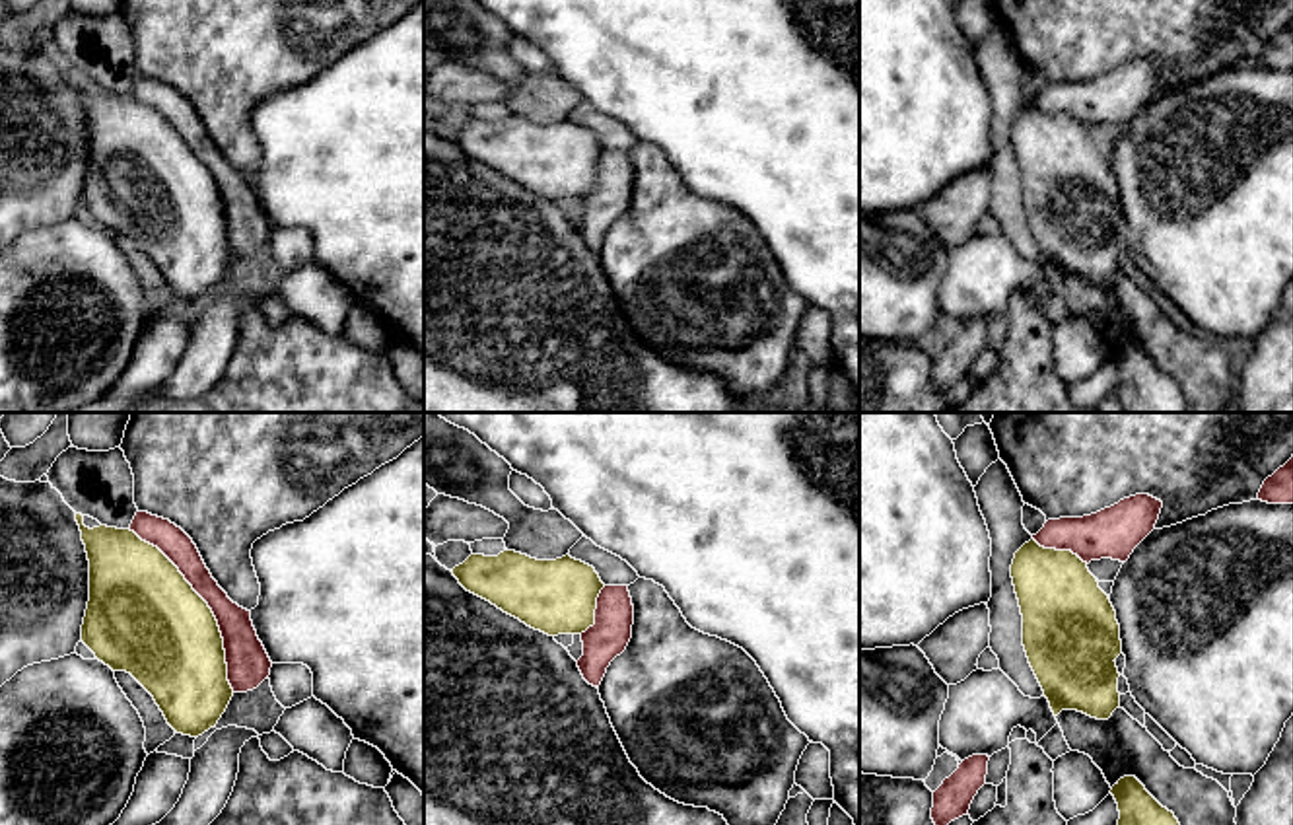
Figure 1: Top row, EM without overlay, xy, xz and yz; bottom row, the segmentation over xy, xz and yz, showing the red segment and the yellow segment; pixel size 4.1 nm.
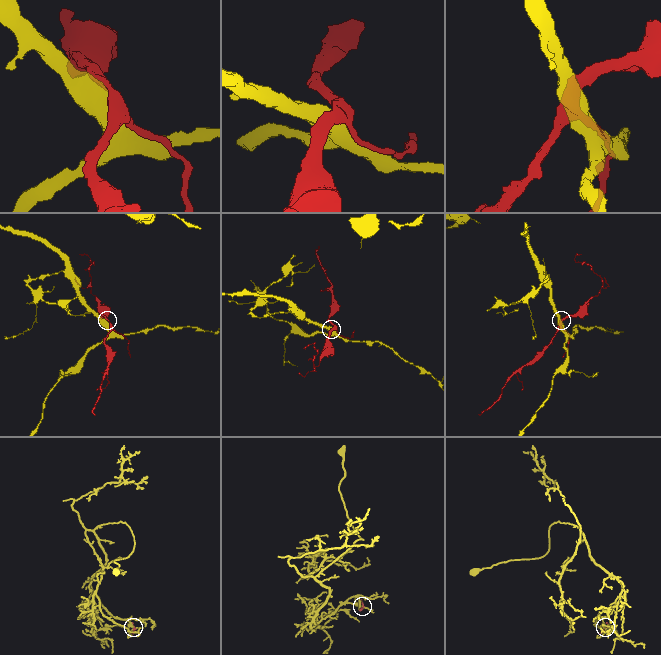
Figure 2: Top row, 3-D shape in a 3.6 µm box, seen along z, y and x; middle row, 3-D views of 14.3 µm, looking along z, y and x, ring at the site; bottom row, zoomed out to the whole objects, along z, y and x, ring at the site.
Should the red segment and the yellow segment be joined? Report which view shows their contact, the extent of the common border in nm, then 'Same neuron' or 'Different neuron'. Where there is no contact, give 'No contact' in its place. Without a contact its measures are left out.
Touches red in xy. Shared border 800 nm. Different neuron

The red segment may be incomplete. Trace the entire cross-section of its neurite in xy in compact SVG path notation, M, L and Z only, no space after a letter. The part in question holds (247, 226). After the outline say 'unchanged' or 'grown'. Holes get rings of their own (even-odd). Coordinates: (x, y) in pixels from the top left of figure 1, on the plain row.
M136 76L128 93L157 111L212 173L224 202L233 257L253 255L268 243L272 226L257 200L251 175L233 167L218 150L192 103L169 84L148 76Z; unchanged

